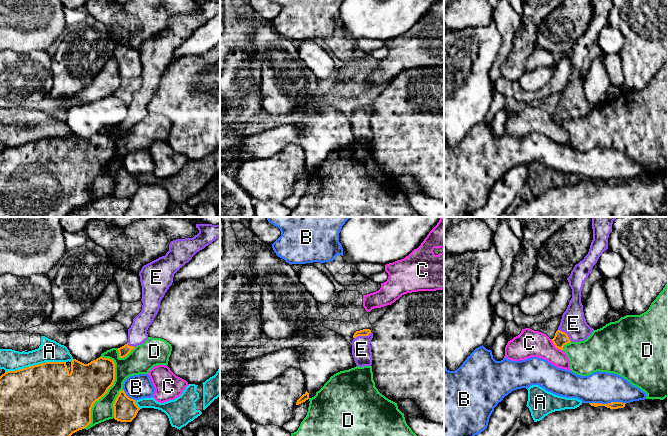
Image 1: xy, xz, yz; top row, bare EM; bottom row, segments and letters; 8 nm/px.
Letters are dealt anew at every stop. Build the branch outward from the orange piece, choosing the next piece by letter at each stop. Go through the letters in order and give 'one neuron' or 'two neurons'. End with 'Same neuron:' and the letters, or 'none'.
A: two neurons
B: two neurons
C: two neurons
D: two neurons
E: one neuron
Same neuron: E

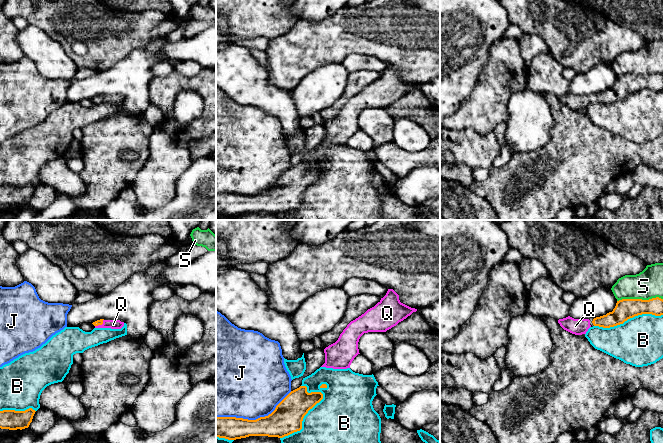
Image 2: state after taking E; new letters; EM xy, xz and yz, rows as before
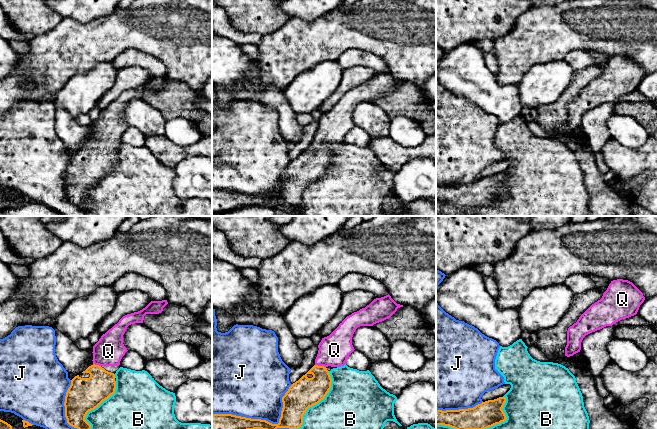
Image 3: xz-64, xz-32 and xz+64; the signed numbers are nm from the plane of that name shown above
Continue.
B: two neurons
J: two neurons
Q: one neuron
S: two neurons
Same neuron: Q

